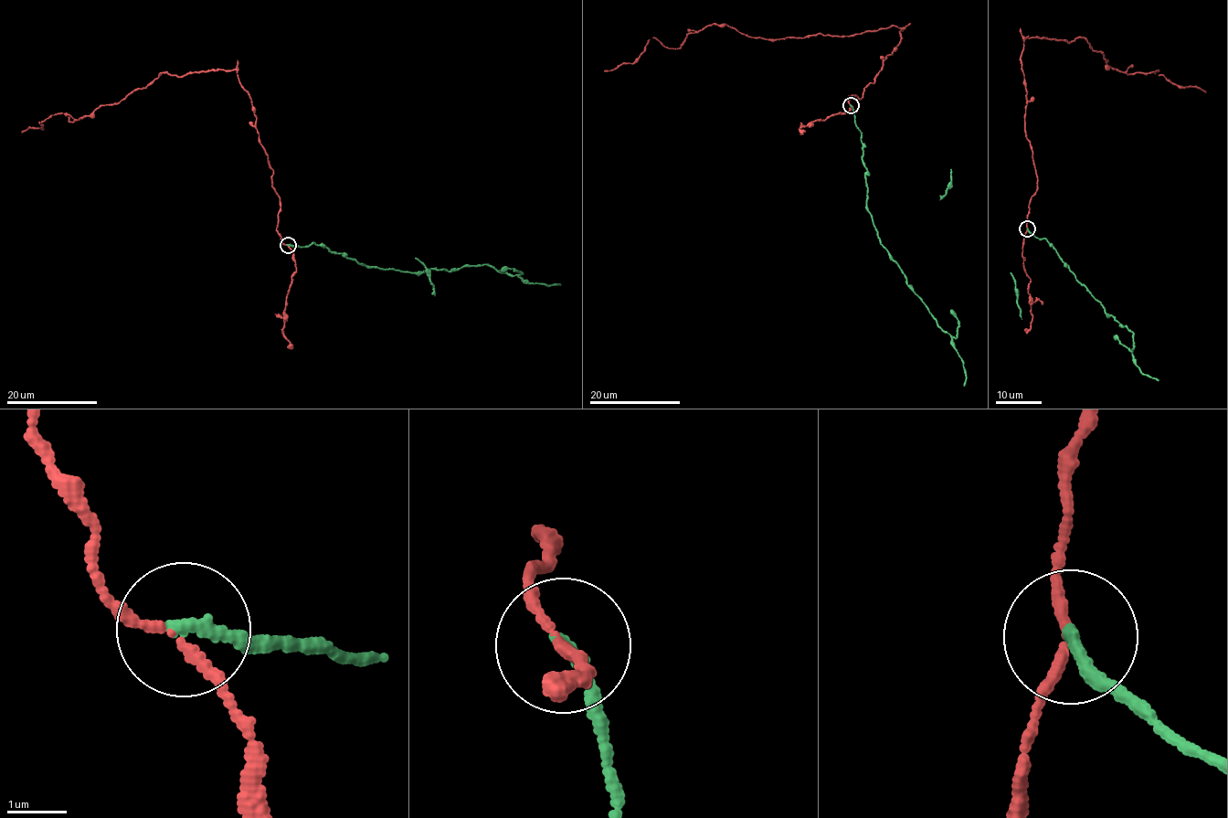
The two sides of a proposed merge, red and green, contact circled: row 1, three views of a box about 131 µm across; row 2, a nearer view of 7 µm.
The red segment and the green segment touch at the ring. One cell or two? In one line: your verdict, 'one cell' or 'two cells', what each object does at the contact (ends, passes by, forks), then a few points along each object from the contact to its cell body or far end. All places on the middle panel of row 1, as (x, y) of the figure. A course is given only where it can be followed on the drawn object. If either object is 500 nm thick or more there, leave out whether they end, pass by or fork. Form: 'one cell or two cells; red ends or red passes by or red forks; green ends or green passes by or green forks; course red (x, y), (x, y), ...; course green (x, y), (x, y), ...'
two cells; red passes by; green ends; course red (851, 105), (902, 27), (762, 39), (711, 24), (676, 48), (652, 37), (633, 63), (605, 71); course green (851, 105), (862, 136), (868, 211), (878, 237), (912, 292), (941, 330), (947, 333), (962, 360), (963, 385)

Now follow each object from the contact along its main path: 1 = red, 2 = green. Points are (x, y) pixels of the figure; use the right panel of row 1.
1: (1027, 229), (1037, 181), (1025, 132), (1024, 38), (1084, 37), (1108, 67), (1159, 69), (1205, 92)
2: (1027, 229), (1034, 237), (1046, 239), (1106, 313), (1133, 333), (1131, 351), (1136, 364), (1142, 374), (1159, 380)

